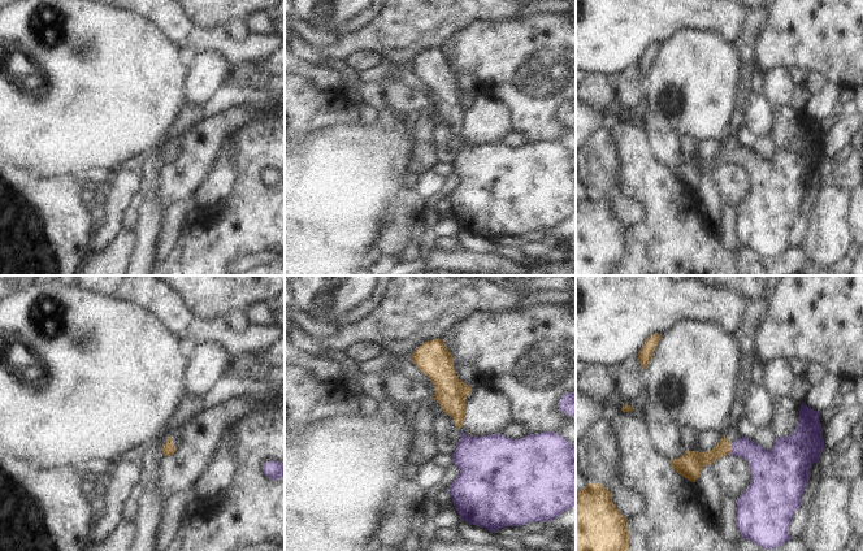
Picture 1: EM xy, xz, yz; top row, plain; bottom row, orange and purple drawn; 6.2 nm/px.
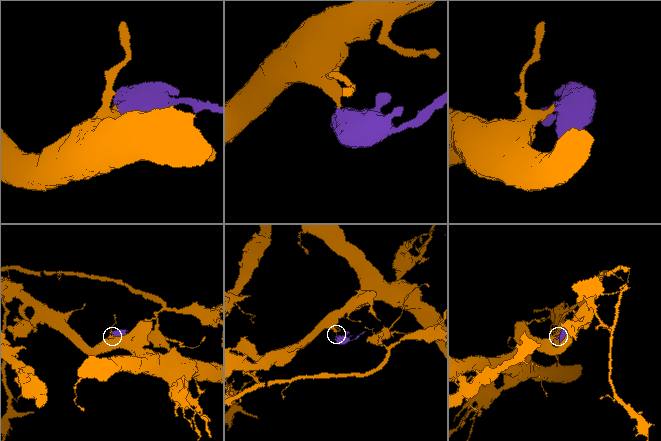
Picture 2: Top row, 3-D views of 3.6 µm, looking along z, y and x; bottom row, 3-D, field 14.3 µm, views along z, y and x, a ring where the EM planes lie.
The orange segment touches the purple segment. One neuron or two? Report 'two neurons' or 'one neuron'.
one neuron

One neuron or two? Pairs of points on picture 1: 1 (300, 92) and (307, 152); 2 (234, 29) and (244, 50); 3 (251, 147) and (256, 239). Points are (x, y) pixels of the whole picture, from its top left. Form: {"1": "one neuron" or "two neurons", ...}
{"1": "two neurons", "2": "two neurons", "3": "one neuron"}

